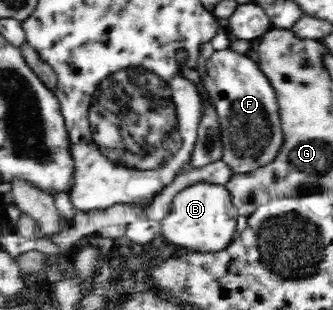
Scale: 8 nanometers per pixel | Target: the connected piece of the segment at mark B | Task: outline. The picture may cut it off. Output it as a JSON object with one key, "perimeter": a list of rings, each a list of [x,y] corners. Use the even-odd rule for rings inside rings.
{"perimeter":[[[197,183],[175,195],[171,212],[160,223],[167,243],[187,248],[193,253],[219,253],[238,236],[239,215],[225,185]]]}

